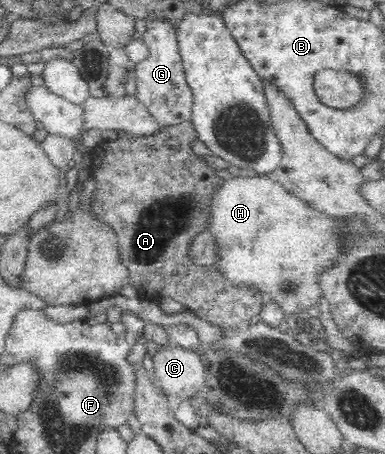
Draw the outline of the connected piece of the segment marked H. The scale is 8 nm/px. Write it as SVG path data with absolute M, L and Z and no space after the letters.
M236 176L226 180L214 195L210 231L218 239L218 253L222 257L214 265L234 284L256 286L262 293L268 293L268 297L272 297L274 302L278 301L278 306L286 314L308 311L310 307L317 307L323 297L318 271L330 267L340 255L338 239L332 237L330 231L342 229L344 225L346 222L338 226L328 215L320 214L304 201L297 199L284 190L274 178Z

